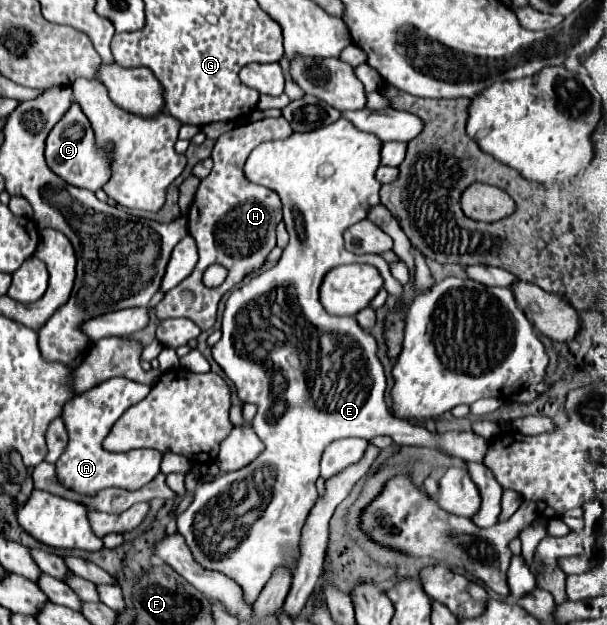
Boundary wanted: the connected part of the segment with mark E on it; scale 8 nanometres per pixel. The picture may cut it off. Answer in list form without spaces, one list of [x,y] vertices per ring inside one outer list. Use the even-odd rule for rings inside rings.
[[[338,119],[326,127],[320,127],[318,131],[292,133],[288,139],[266,141],[250,153],[244,165],[246,179],[278,193],[284,205],[284,223],[290,233],[290,243],[272,269],[256,275],[250,283],[232,291],[222,317],[222,337],[212,347],[212,357],[234,383],[238,399],[258,407],[258,413],[252,419],[252,427],[262,443],[266,443],[266,451],[254,463],[250,463],[250,467],[224,473],[216,477],[214,483],[198,485],[188,509],[178,515],[178,531],[186,539],[186,545],[190,547],[196,563],[232,579],[242,589],[244,601],[248,605],[258,599],[274,569],[296,569],[300,555],[300,531],[314,503],[318,501],[316,479],[320,457],[332,441],[344,437],[362,437],[370,441],[378,435],[386,435],[392,437],[392,441],[398,445],[442,449],[454,457],[462,457],[474,463],[484,463],[488,451],[486,439],[476,433],[452,431],[440,435],[412,425],[410,421],[394,419],[384,403],[386,377],[376,357],[374,337],[362,331],[352,317],[334,317],[322,309],[318,291],[324,275],[330,269],[346,263],[368,263],[378,267],[378,273],[384,279],[384,289],[390,295],[403,298],[403,287],[392,277],[388,263],[376,255],[348,253],[340,235],[340,225],[354,225],[366,219],[372,207],[380,205],[380,183],[374,179],[374,173],[380,165],[380,145],[380,139],[374,139],[374,135],[366,135],[352,127],[352,123],[346,123],[346,119]]]

